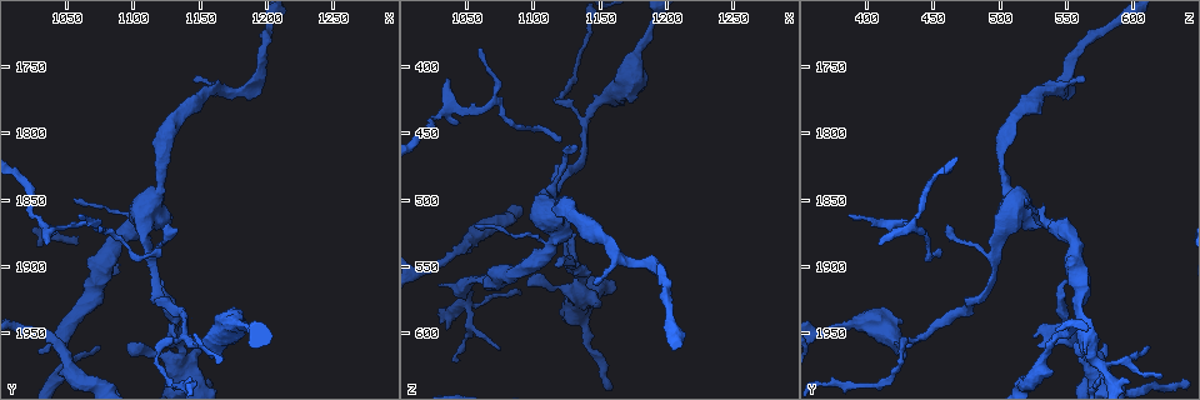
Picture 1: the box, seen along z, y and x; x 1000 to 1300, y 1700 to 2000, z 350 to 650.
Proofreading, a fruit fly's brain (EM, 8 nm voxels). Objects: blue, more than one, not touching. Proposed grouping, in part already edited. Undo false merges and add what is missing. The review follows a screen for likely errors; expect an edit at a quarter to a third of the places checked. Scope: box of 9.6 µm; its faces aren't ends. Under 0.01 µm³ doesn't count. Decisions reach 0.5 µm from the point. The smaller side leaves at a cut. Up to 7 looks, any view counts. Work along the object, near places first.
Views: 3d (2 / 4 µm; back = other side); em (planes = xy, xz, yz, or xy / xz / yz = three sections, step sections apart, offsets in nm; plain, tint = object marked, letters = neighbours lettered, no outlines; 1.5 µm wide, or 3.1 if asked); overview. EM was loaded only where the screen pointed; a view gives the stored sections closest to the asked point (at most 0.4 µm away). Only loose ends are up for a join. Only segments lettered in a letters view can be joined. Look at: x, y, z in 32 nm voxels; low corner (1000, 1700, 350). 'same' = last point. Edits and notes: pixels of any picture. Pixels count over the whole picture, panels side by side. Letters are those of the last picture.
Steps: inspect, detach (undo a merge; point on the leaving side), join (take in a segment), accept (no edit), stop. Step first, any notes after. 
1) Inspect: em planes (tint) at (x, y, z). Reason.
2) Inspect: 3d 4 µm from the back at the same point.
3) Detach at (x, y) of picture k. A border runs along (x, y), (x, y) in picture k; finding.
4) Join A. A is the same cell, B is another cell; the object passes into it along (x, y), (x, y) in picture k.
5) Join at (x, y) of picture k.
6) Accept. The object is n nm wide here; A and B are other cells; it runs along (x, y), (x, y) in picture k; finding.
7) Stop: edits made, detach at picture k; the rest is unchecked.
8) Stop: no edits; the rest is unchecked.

Inspect: em planes (plain) at (1116, 1912, 548). An open end.

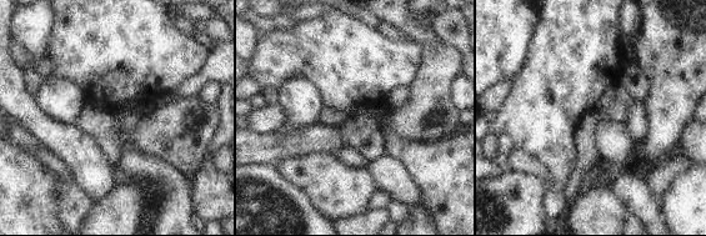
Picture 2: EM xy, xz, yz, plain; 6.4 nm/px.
Inspect: em planes (letters) at the same point. What lies round it.

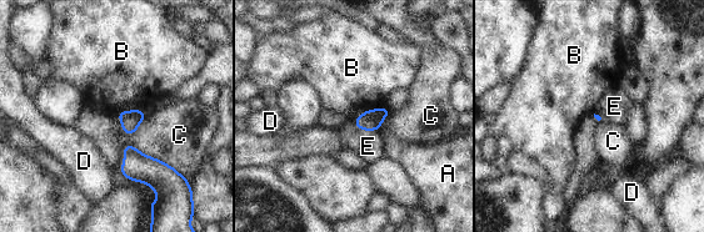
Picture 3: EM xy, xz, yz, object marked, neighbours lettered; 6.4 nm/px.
Join E. E is the same cell, A, B, C and D are other cells; it goes on there.

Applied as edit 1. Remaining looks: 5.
Inspect: overview. Redraw.

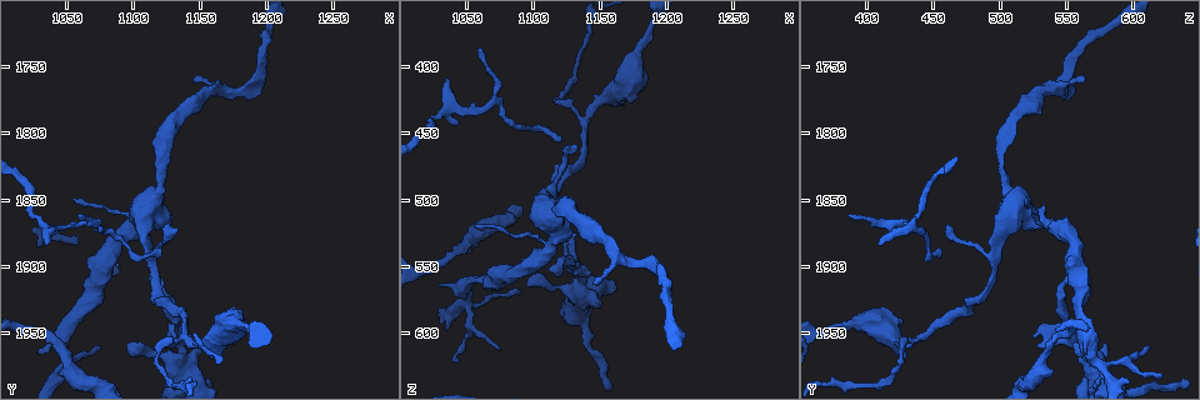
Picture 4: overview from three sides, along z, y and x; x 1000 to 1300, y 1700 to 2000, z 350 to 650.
Inspect: em xy step 4 (letters) at (1148, 1958, 578). Thick end.

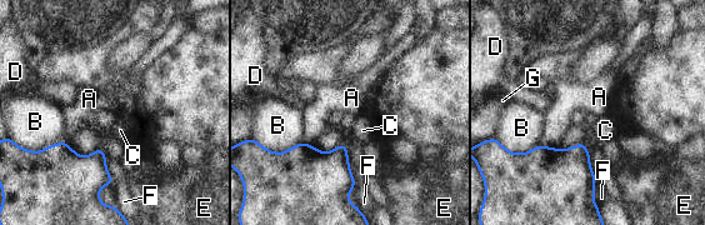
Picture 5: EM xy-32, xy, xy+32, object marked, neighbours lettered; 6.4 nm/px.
Inspect: em planes (letters) at the same point. Cut it another way.

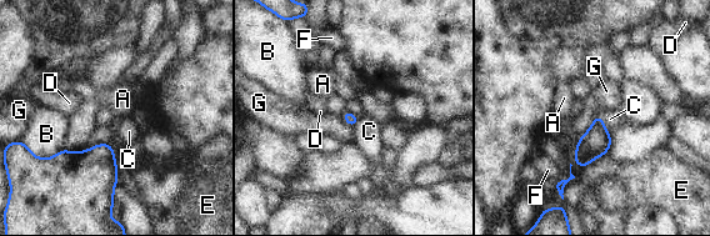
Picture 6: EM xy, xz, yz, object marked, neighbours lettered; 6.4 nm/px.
Accept. A, B, C, D, E, F and G are other cells; none of them fits.

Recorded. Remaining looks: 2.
Stop: edits made, join at picture 3; the rest is unchecked.

